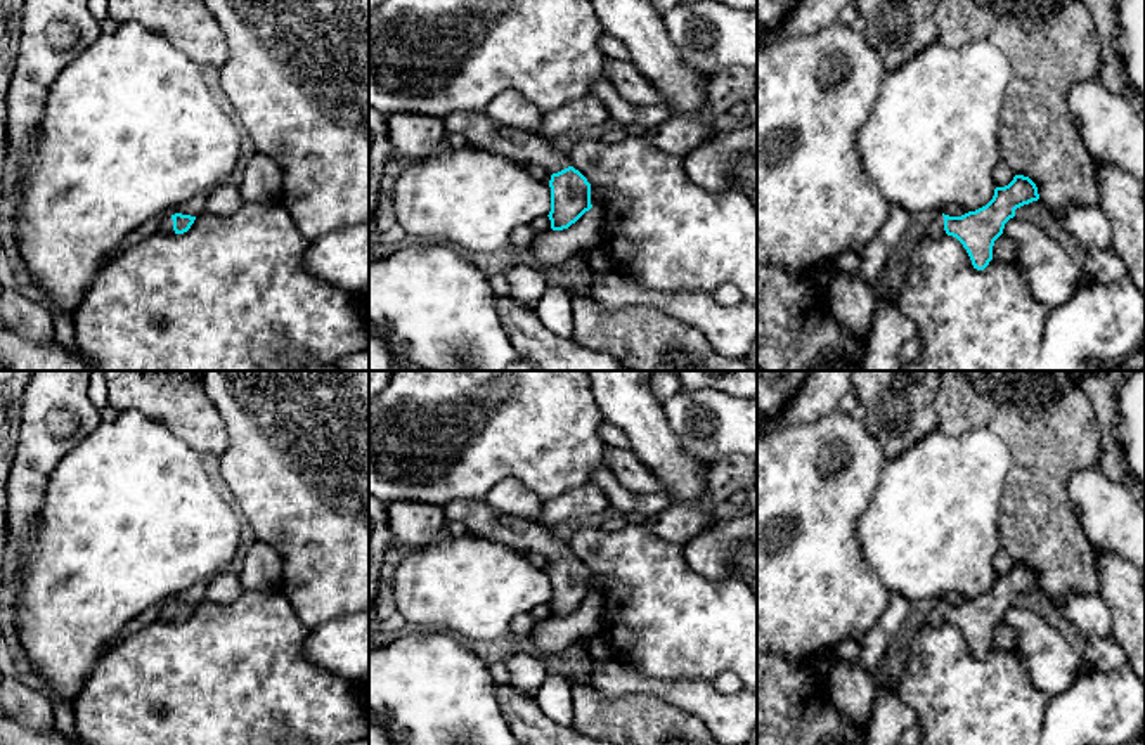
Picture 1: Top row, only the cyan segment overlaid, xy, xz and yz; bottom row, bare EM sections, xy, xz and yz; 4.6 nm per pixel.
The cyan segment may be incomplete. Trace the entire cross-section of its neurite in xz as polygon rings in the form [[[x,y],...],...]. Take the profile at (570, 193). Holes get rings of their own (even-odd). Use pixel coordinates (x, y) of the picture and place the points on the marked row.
[[[457,111],[443,120],[447,133],[466,139],[468,147],[501,154],[518,163],[530,163],[551,173],[551,229],[563,230],[575,224],[591,204],[591,184],[572,166],[568,156],[551,147],[537,133],[499,125],[485,113]]]

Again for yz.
[[[1015,175],[1005,187],[996,187],[993,199],[961,217],[937,213],[927,227],[928,237],[953,236],[967,249],[974,269],[984,270],[993,260],[994,241],[1003,234],[1005,224],[1015,217],[1015,210],[1038,201],[1036,184],[1024,175]]]

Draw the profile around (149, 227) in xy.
[[[178,208],[166,210],[166,211],[159,213],[158,217],[147,220],[144,225],[140,225],[137,230],[133,230],[133,232],[121,243],[120,249],[125,251],[125,249],[128,249],[128,248],[132,248],[132,246],[142,243],[144,239],[154,236],[154,234],[158,232],[158,229],[159,229],[159,224],[161,224],[165,218],[168,218],[168,217],[171,217],[171,215],[175,215],[175,213],[178,213]]]

